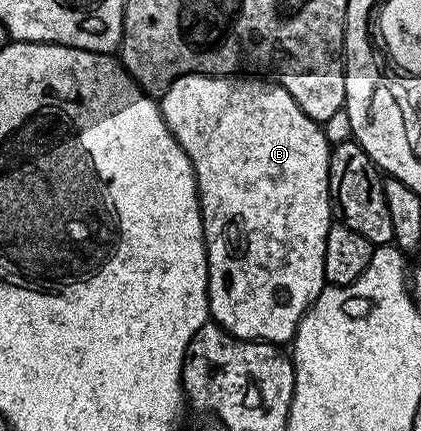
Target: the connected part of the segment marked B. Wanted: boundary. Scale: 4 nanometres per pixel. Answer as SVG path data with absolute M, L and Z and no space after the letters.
M182 75L169 85L169 89L158 100L159 111L163 115L163 120L168 129L173 133L173 137L181 145L181 149L189 157L189 161L195 170L195 180L199 183L199 208L203 214L203 236L207 246L207 310L210 318L218 323L224 331L234 335L236 339L249 339L260 343L273 343L276 345L290 344L295 338L295 331L299 328L299 322L303 319L304 313L313 305L313 301L323 292L325 286L325 237L329 233L333 222L333 208L331 205L331 190L329 189L329 165L331 164L332 144L328 143L322 126L315 123L304 113L301 105L293 101L293 97L287 90L279 86L274 81L268 81L263 77L232 77L230 75Z

